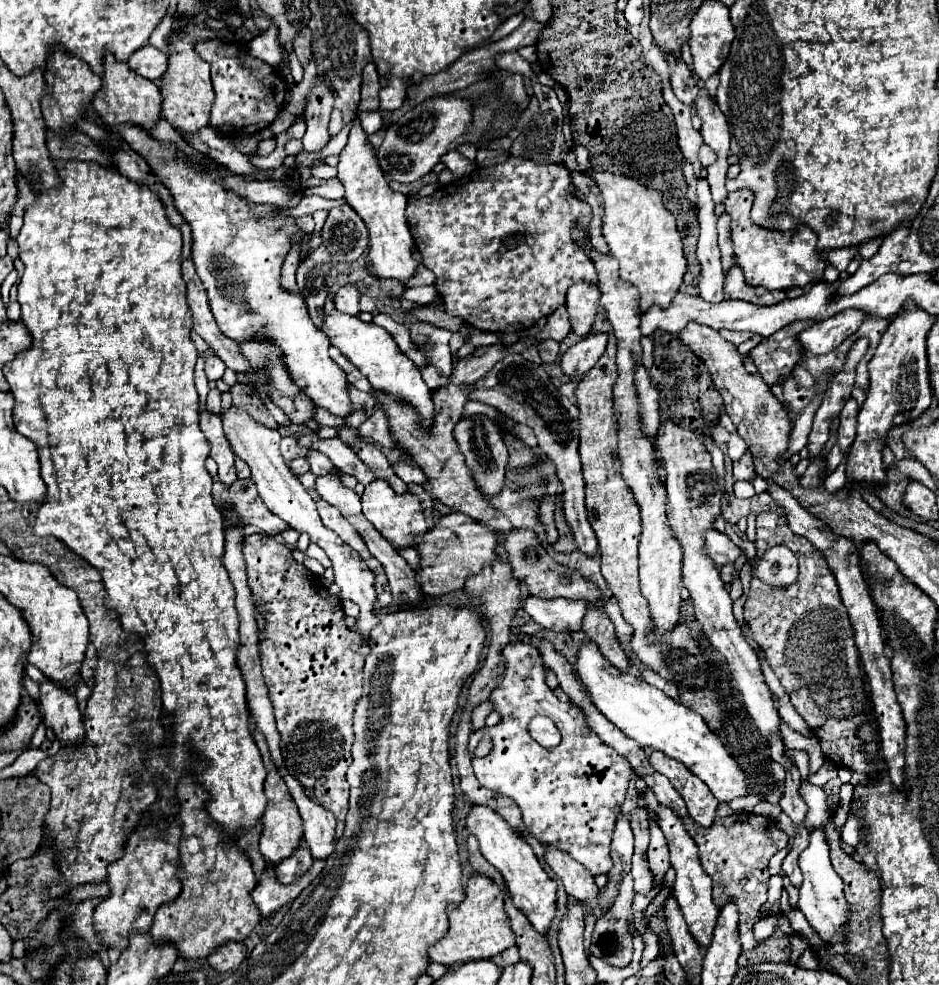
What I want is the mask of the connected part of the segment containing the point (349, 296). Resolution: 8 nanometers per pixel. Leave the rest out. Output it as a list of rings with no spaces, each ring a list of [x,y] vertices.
[[[343,285],[339,287],[339,291],[335,293],[335,307],[341,313],[349,313],[349,315],[359,315],[359,291],[353,285]]]

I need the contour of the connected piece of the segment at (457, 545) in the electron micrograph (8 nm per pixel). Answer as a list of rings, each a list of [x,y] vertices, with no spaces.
[[[463,513],[443,515],[423,537],[415,539],[415,549],[421,557],[415,577],[417,585],[427,595],[445,595],[461,589],[469,575],[477,575],[485,565],[493,563],[495,545],[497,533],[487,529],[487,525],[481,525]]]

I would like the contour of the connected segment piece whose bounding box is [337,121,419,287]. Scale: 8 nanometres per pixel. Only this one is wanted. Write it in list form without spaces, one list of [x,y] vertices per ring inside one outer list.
[[[359,121],[353,125],[349,143],[339,155],[339,181],[345,187],[345,201],[361,215],[369,229],[369,255],[367,269],[375,279],[395,279],[407,287],[407,281],[417,273],[417,261],[413,259],[413,237],[405,221],[407,197],[395,193],[383,177],[375,151],[367,145],[367,135],[363,133]]]

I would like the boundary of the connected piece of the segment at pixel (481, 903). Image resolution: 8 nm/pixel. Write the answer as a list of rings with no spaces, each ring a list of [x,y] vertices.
[[[475,873],[467,881],[467,895],[459,905],[449,905],[449,931],[429,947],[429,957],[435,963],[453,965],[463,959],[491,959],[515,945],[515,937],[505,913],[505,893],[487,875]]]

